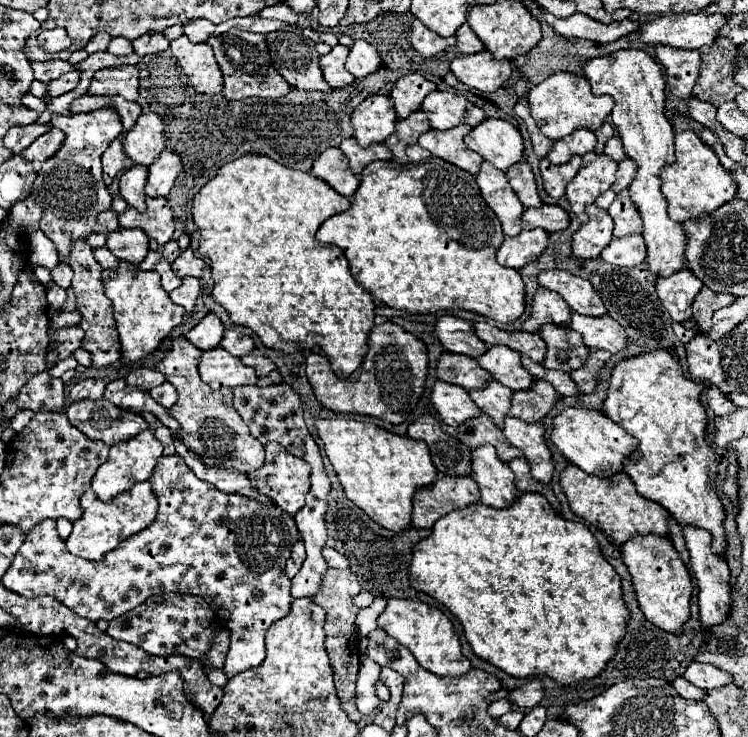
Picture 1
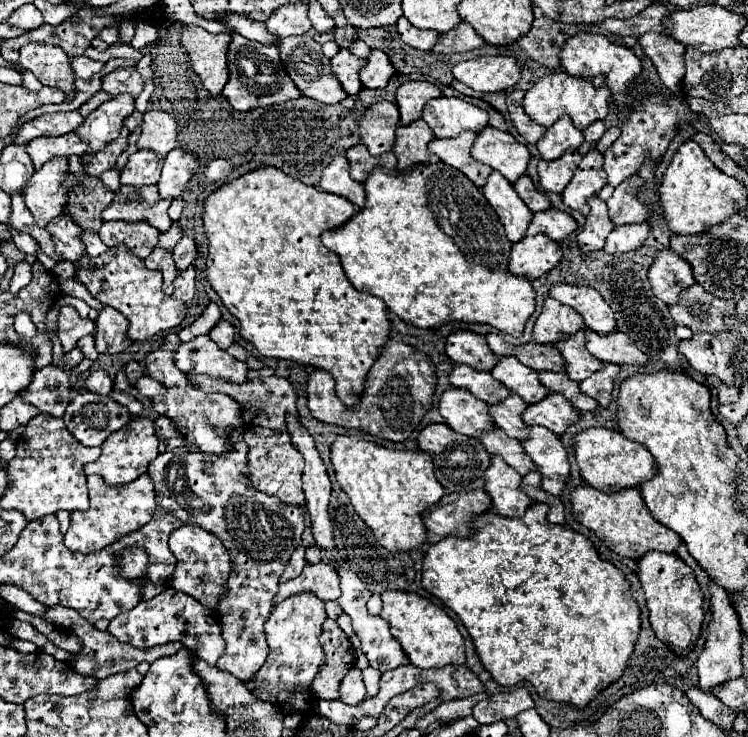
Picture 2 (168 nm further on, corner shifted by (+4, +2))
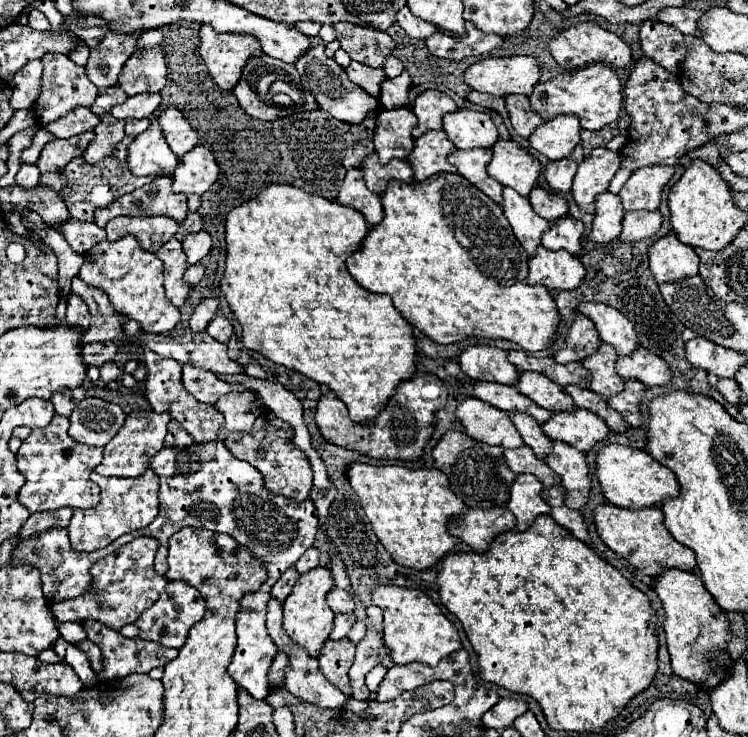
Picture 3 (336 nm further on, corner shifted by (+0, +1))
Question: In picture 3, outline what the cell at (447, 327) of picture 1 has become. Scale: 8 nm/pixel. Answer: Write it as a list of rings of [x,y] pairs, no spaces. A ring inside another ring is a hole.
[[[488,344],[468,346],[462,350],[458,362],[462,372],[472,380],[514,384],[518,378],[516,366],[512,366],[506,358],[506,352],[496,346]]]

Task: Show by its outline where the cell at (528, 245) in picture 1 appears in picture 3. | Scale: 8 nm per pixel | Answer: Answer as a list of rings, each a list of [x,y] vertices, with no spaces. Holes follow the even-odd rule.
[[[538,246],[536,254],[528,260],[528,284],[540,284],[548,290],[572,290],[584,278],[582,262],[566,250],[546,250]]]

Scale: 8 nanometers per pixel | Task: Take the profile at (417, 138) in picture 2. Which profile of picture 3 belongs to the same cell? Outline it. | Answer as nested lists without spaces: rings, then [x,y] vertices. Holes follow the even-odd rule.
[[[430,130],[416,138],[414,150],[406,158],[414,170],[414,180],[422,182],[438,172],[456,172],[456,168],[446,160],[452,150],[454,144],[448,140],[444,130]]]

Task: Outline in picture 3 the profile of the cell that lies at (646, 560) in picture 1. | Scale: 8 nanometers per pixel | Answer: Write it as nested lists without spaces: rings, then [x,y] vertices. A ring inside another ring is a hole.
[[[668,568],[662,572],[662,576],[656,576],[654,590],[662,600],[666,616],[662,626],[666,632],[666,644],[674,674],[698,682],[704,688],[718,686],[732,666],[728,654],[724,652],[724,644],[732,638],[726,614],[722,614],[722,608],[714,602],[712,594],[704,588],[700,576],[694,572]]]

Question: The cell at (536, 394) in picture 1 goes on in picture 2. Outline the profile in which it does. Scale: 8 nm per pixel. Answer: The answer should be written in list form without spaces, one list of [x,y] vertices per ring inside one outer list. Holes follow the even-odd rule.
[[[550,393],[544,401],[528,405],[522,419],[526,419],[526,425],[540,425],[556,435],[564,435],[568,427],[580,419],[580,413],[560,393]]]

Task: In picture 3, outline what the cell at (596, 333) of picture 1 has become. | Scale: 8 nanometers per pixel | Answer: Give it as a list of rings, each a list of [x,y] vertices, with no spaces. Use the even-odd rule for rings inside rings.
[[[638,348],[634,354],[626,354],[626,358],[618,356],[616,372],[622,378],[636,378],[646,386],[664,386],[670,380],[666,362],[646,348]]]

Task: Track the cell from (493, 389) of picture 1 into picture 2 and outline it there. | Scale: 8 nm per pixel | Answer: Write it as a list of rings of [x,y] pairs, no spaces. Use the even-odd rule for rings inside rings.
[[[514,393],[502,405],[492,405],[490,407],[494,423],[500,429],[504,429],[506,435],[510,435],[510,437],[514,437],[518,441],[526,441],[528,435],[530,435],[528,425],[522,421],[524,411],[526,411],[526,403]]]

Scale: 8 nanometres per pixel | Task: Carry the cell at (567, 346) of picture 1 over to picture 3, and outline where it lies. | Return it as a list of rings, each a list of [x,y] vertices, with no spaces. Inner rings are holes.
[[[600,342],[598,350],[590,358],[582,360],[582,364],[592,372],[592,380],[588,388],[604,398],[624,390],[624,380],[616,374],[616,368],[614,368],[616,358],[618,358],[616,350],[610,344]]]

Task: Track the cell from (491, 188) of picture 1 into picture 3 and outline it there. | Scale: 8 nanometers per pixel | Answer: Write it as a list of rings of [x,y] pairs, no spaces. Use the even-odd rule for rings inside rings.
[[[504,188],[502,196],[504,196],[502,210],[512,226],[512,232],[516,234],[522,248],[532,256],[536,246],[540,246],[542,232],[546,232],[550,228],[550,222],[544,220],[542,216],[538,216],[532,210],[528,198],[520,196],[516,190]]]

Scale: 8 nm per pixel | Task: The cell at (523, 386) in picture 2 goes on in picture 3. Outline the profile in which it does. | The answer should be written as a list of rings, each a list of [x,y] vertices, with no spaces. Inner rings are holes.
[[[520,372],[518,382],[514,384],[522,394],[526,394],[532,402],[536,402],[538,406],[550,410],[550,412],[558,412],[558,410],[574,410],[574,402],[572,398],[554,382],[550,382],[550,378],[542,378],[542,374],[534,374],[534,372]]]

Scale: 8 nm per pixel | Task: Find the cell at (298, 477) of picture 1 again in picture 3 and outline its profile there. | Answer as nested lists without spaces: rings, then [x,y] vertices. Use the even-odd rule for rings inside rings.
[[[264,412],[256,420],[254,428],[248,434],[240,436],[242,444],[236,442],[234,454],[260,470],[260,474],[264,476],[266,488],[270,492],[292,498],[296,502],[304,502],[312,488],[312,468],[310,468],[306,456],[292,444],[292,438],[294,438],[294,430],[290,424],[282,422],[280,418],[276,418],[270,412]]]

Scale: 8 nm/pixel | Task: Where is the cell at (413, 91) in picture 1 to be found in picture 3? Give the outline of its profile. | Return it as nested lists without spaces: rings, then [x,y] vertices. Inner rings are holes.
[[[426,90],[416,96],[412,112],[418,118],[416,128],[412,130],[412,136],[418,138],[426,130],[440,130],[442,128],[442,116],[446,112],[454,112],[458,106],[440,90]]]

